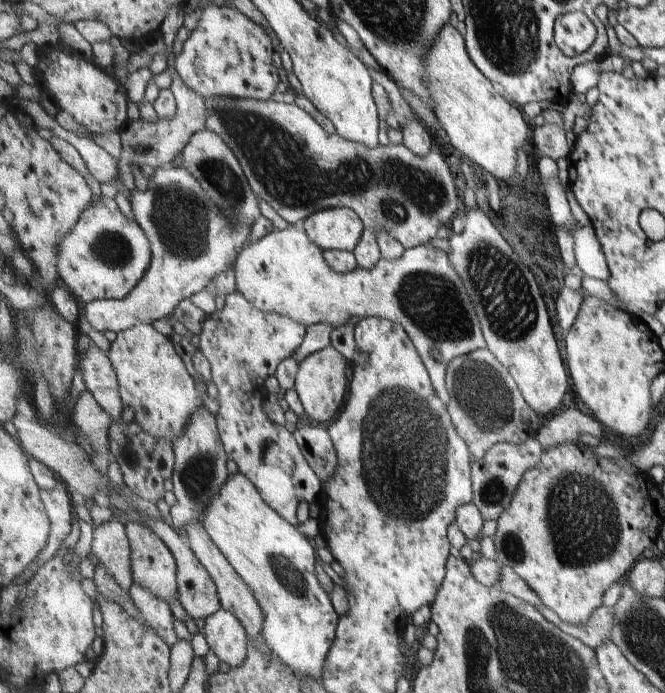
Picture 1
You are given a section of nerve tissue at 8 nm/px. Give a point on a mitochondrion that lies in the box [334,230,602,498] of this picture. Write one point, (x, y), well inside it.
(509, 307)

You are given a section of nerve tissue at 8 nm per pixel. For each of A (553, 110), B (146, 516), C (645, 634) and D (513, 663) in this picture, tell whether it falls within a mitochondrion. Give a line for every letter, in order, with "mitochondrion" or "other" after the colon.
A: other
B: other
C: mitochondrion
D: mitochondrion

